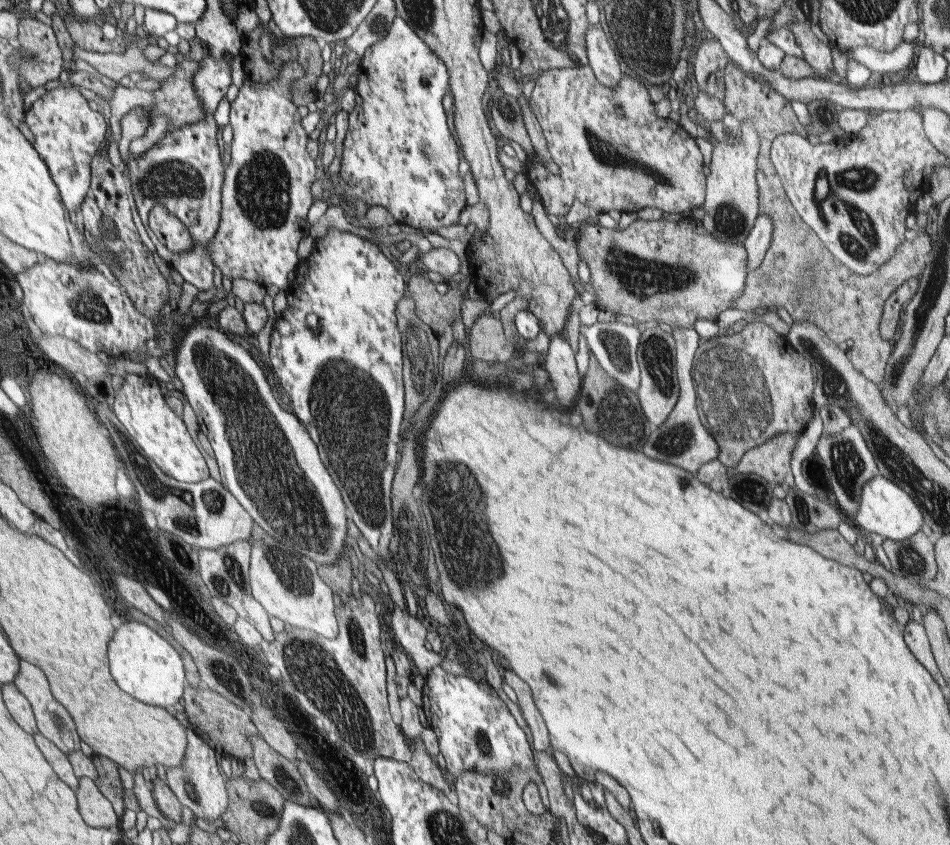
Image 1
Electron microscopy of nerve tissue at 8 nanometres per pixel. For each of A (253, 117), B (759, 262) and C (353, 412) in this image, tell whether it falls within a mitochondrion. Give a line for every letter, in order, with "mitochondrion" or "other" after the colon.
A: other
B: other
C: mitochondrion

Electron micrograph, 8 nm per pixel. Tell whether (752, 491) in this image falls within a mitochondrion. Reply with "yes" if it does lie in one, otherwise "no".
yes

